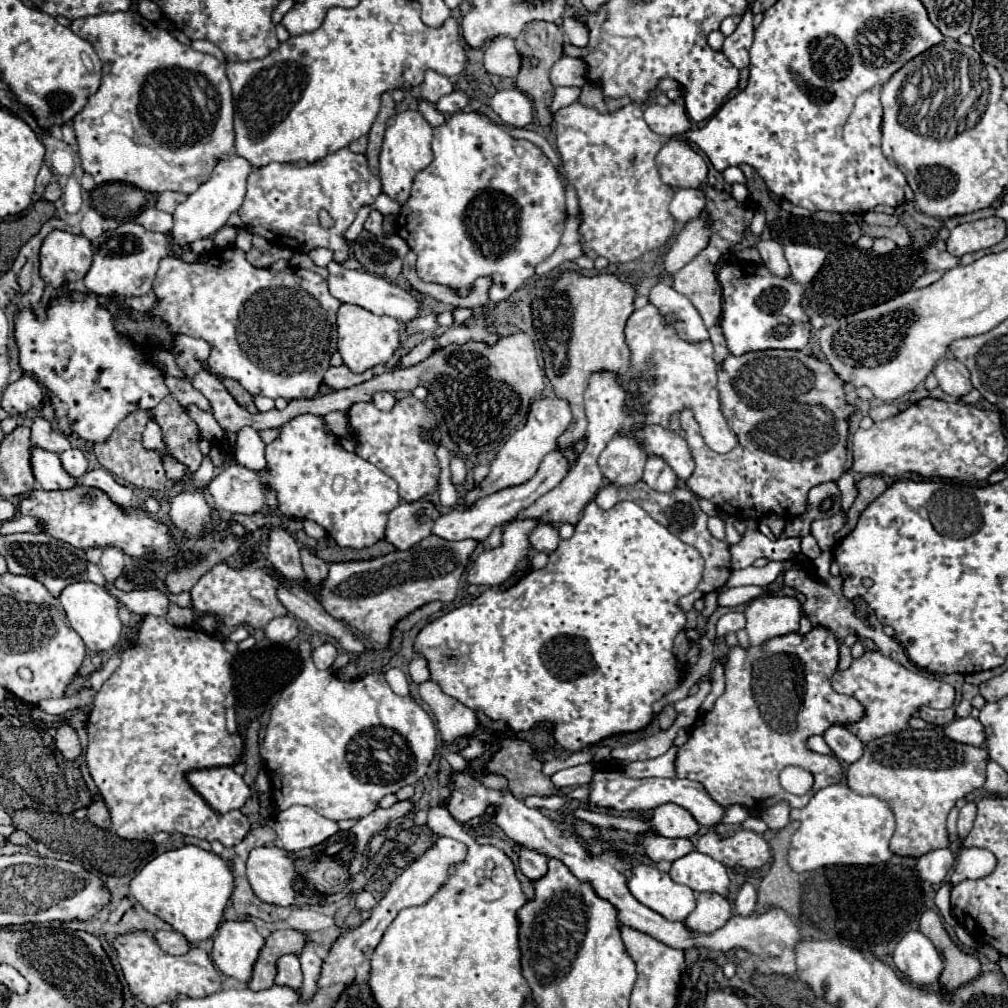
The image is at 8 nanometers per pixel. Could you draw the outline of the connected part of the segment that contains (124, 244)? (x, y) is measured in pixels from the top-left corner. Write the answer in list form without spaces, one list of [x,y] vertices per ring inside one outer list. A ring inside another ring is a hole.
[[[120,223],[116,229],[104,231],[98,239],[92,241],[92,251],[94,251],[94,261],[84,277],[86,289],[96,295],[114,293],[120,299],[146,295],[152,289],[158,263],[164,257],[176,255],[164,233],[152,233],[138,223]]]

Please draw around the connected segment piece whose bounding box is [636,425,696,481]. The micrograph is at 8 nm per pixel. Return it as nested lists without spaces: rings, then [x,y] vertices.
[[[648,425],[644,431],[636,433],[636,437],[646,441],[648,455],[664,457],[678,475],[678,479],[686,481],[692,475],[696,463],[686,439],[680,433],[662,425]]]

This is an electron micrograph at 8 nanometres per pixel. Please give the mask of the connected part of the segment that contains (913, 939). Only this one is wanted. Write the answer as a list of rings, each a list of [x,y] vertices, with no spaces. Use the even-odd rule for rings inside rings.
[[[908,931],[892,953],[894,965],[914,985],[932,985],[942,971],[942,959],[932,941],[920,931]]]

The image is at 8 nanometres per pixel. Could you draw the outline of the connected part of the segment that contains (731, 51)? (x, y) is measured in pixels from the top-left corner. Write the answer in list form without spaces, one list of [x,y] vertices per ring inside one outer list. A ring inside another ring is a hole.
[[[748,9],[742,17],[742,23],[736,27],[736,31],[732,35],[726,37],[722,53],[738,67],[746,67],[748,65],[748,51],[754,39],[754,27],[752,27],[752,11]]]

